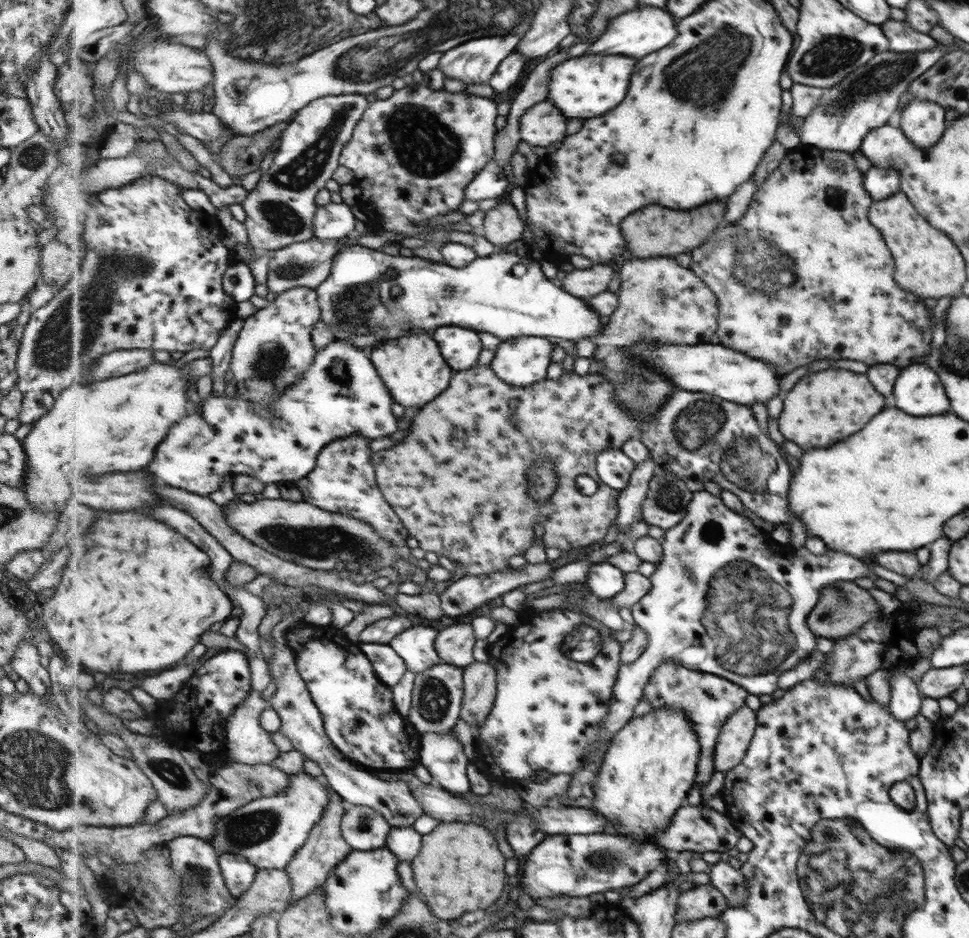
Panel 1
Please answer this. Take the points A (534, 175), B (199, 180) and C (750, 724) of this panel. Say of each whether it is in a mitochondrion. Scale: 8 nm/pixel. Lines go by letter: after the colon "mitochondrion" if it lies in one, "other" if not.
A: other
B: other
C: other

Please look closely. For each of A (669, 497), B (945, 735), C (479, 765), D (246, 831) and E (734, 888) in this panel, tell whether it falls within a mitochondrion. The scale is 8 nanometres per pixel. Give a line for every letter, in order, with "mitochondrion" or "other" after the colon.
A: mitochondrion
B: other
C: other
D: mitochondrion
E: mitochondrion

